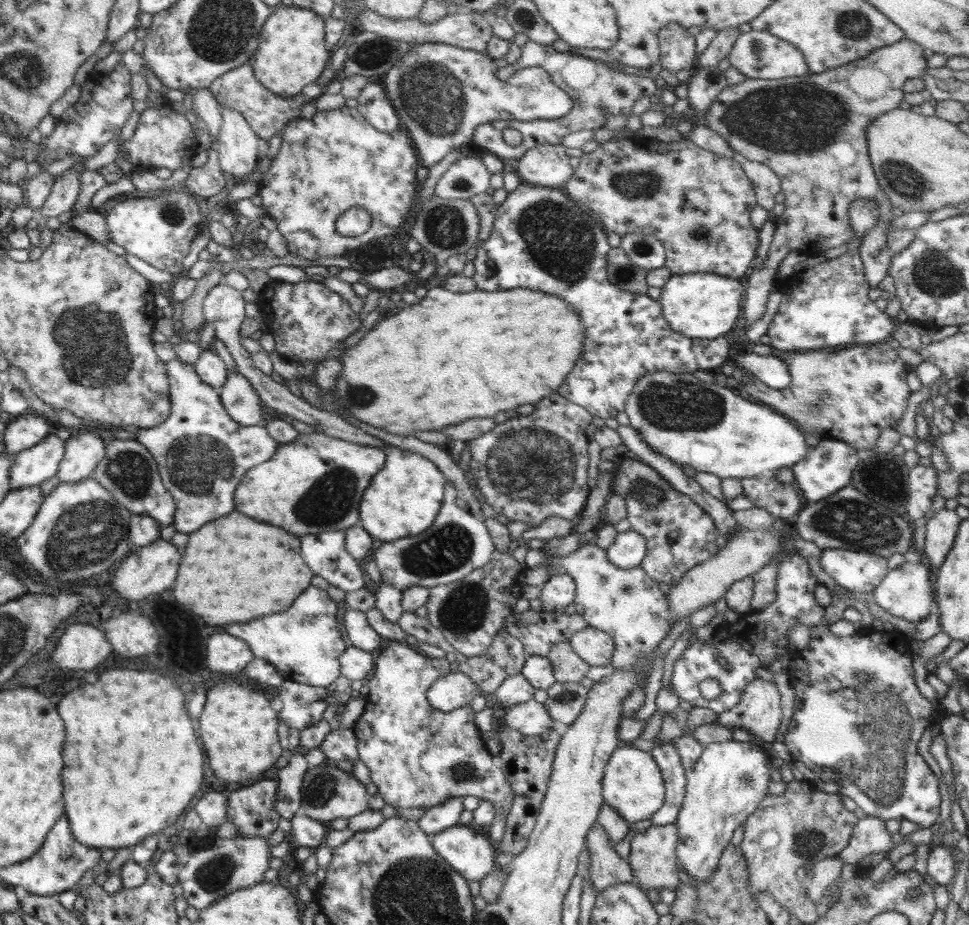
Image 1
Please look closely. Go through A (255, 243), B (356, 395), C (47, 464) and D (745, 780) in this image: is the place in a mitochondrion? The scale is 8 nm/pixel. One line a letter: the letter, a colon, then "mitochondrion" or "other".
A: other
B: mitochondrion
C: other
D: mitochondrion

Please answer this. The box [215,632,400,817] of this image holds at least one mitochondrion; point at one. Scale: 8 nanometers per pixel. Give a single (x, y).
(321, 789)

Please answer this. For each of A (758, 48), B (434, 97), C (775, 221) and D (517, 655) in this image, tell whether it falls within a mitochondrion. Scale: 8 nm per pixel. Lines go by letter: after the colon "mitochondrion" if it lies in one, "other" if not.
A: mitochondrion
B: mitochondrion
C: other
D: other

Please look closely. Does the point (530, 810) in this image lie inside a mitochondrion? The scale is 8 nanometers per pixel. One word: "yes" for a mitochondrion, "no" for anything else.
no

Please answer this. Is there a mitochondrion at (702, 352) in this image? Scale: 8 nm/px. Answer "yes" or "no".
no

